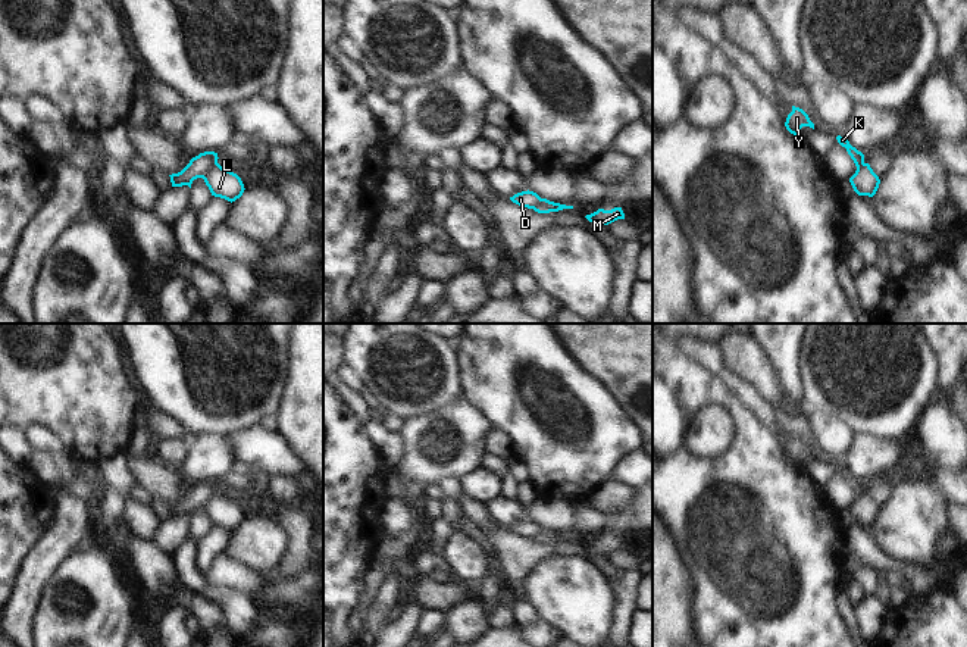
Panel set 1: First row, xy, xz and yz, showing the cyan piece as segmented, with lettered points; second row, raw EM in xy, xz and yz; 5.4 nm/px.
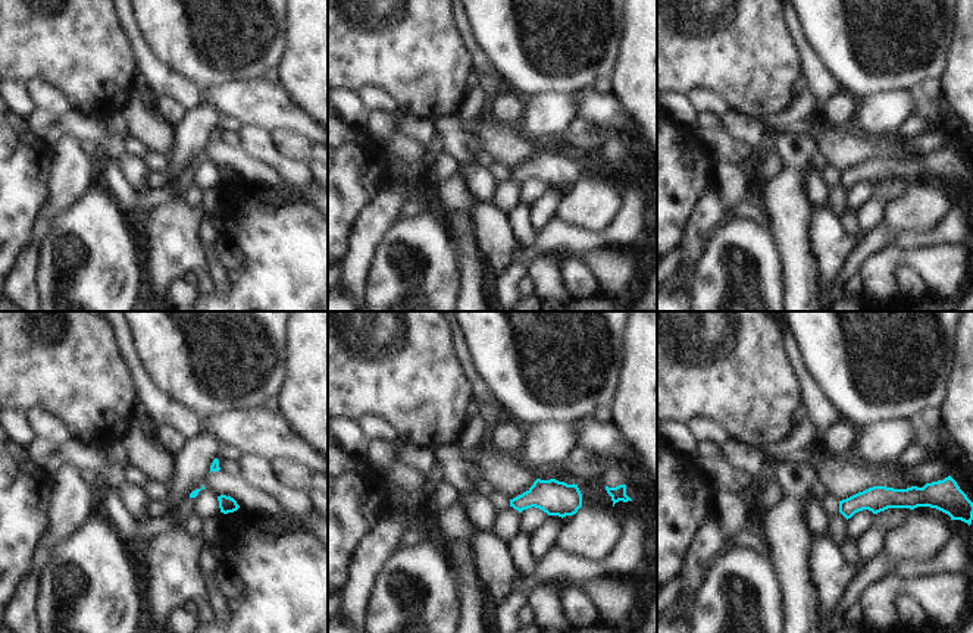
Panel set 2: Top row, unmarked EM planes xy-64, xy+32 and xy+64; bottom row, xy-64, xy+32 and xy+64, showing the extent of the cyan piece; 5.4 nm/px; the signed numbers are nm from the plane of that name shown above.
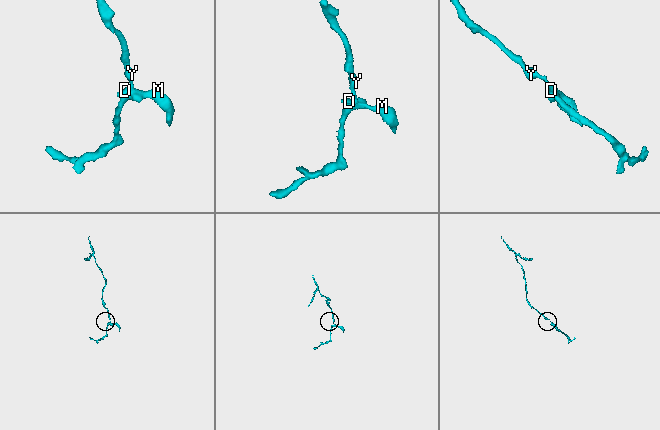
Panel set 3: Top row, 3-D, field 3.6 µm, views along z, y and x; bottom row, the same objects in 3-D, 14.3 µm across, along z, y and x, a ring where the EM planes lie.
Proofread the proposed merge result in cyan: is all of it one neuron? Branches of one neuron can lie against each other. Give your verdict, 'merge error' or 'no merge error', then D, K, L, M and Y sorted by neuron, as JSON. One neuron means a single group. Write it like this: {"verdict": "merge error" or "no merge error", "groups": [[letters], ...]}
{"verdict": "merge error", "groups": [["D", "K", "Y"], ["L", "M"]]}

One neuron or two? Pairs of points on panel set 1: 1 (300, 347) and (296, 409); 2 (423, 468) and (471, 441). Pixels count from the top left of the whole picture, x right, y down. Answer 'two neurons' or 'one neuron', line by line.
1: one neuron
2: one neuron

